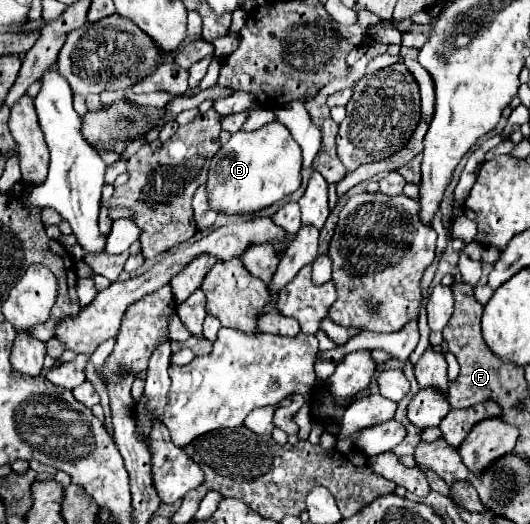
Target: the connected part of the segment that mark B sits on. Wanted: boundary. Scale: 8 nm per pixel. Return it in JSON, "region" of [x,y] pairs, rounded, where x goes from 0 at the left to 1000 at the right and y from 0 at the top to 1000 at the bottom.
{"region":[[[513,229],[509,237],[479,252],[445,252],[438,263],[419,275],[415,290],[400,305],[392,332],[392,378],[396,397],[415,405],[487,405],[528,378],[543,374],[566,355],[566,321],[570,321],[570,286],[551,263],[547,248]]]}

